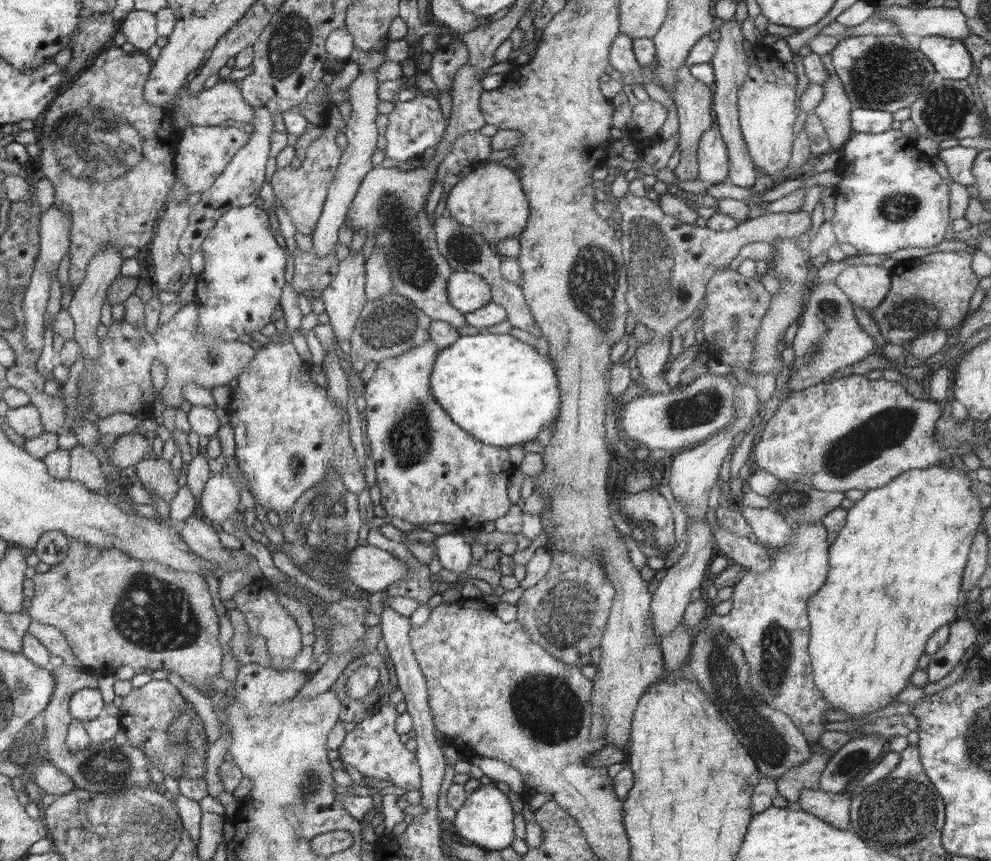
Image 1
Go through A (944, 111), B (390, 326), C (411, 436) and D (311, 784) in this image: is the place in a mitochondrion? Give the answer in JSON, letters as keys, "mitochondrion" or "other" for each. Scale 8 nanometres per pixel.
{"A":"mitochondrion","B":"mitochondrion","C":"mitochondrion","D":"mitochondrion"}

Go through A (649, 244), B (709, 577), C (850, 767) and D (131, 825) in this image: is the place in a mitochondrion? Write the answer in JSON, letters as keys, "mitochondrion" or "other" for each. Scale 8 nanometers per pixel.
{"A":"mitochondrion","B":"other","C":"mitochondrion","D":"mitochondrion"}

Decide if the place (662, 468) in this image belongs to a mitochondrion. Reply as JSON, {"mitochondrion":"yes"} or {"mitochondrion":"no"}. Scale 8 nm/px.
{"mitochondrion":"no"}

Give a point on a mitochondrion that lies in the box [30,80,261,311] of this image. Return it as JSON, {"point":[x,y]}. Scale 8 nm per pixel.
{"point":[88,144]}

